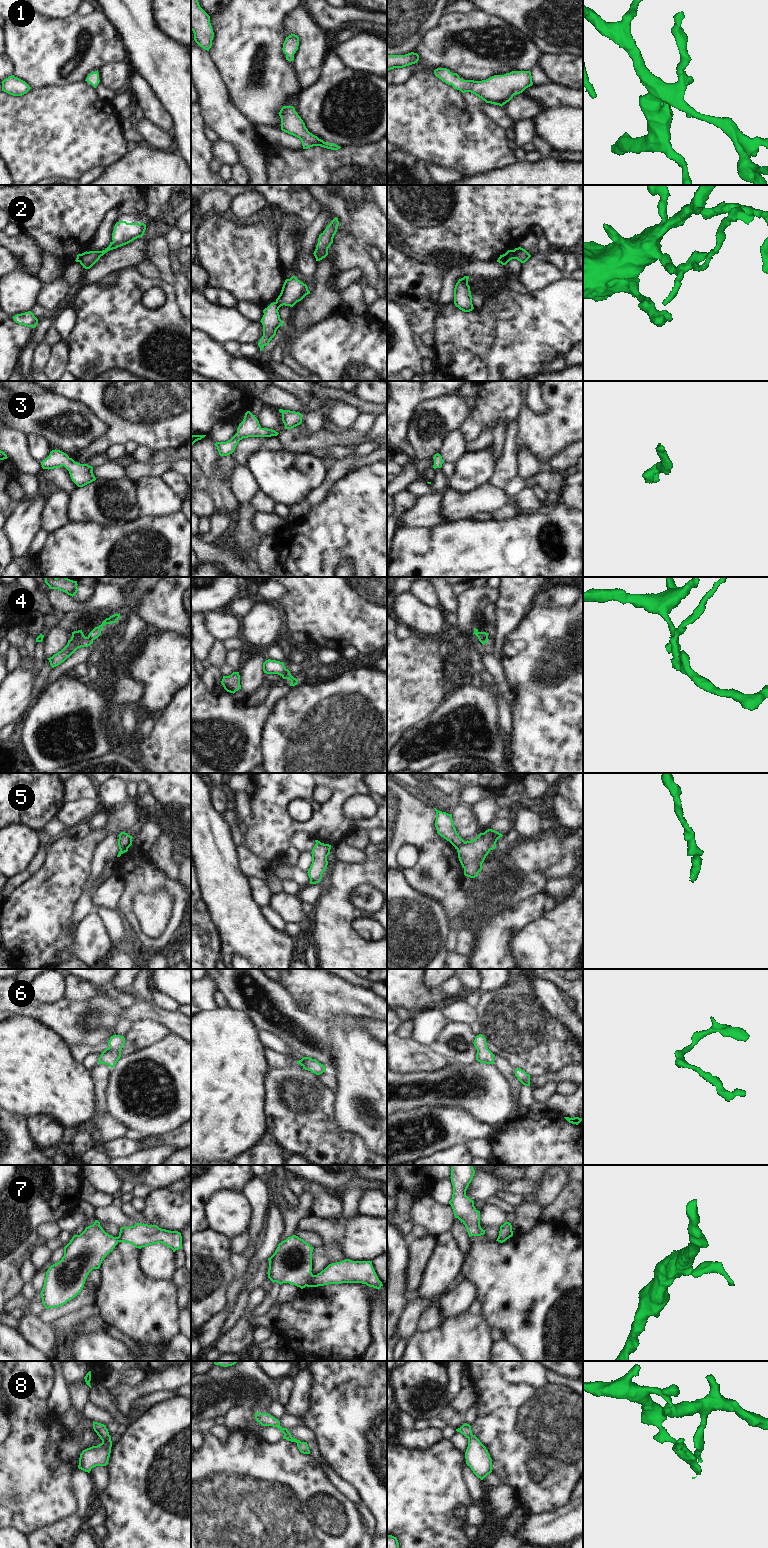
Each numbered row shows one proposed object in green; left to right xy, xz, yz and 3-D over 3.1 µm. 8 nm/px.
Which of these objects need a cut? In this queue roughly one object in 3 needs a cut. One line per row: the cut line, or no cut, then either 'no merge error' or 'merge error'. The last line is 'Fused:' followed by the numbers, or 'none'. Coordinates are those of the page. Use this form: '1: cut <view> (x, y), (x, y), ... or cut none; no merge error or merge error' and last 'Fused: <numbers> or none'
1: cut none; no merge error
2: cut yz (503, 254), (507, 262); merge error
3: cut none; no merge error
4: cut xy (87, 637), (92, 640); merge error
5: cut yz (464, 841), (457, 849); merge error
6: cut none; no merge error
7: cut xz (314, 1275), (306, 1285); merge error
8: cut none; no merge error
Fused: 2, 4, 5, 7

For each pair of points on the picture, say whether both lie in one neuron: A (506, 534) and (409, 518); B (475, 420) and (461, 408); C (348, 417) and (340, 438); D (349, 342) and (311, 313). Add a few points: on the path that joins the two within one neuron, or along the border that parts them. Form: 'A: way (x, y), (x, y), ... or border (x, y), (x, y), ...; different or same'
A: border (452, 521), (430, 528), (419, 528); different
B: border (476, 396), (475, 403), (459, 427); different
C: border (349, 429), (344, 431); different
D: border (330, 316), (301, 333); different

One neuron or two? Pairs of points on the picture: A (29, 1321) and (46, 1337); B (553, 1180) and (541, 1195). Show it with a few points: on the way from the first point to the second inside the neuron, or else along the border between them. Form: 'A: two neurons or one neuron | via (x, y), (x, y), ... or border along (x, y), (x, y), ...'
A: one neuron | via (33, 1325), (42, 1334)
B: one neuron | via (552, 1184), (545, 1191)

